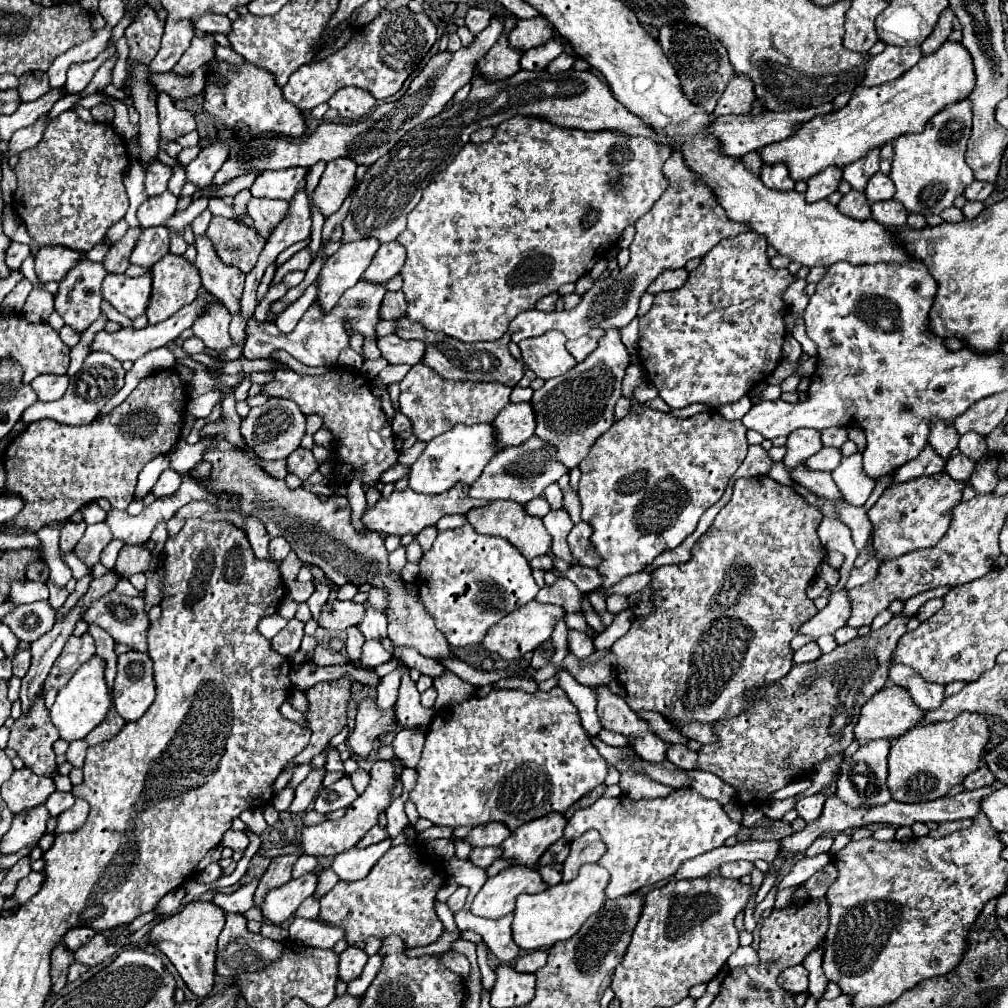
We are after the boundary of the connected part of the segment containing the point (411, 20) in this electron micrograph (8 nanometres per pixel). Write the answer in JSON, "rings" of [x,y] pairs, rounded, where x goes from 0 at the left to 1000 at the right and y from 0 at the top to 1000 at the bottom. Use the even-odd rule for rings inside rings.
{"rings":[[[402,6],[388,12],[376,12],[374,18],[348,34],[342,48],[336,48],[322,60],[307,62],[289,73],[287,81],[281,85],[281,95],[301,111],[324,101],[342,85],[360,87],[368,91],[372,99],[388,97],[398,89],[400,81],[412,71],[432,42],[434,28],[422,12],[408,12]]]}

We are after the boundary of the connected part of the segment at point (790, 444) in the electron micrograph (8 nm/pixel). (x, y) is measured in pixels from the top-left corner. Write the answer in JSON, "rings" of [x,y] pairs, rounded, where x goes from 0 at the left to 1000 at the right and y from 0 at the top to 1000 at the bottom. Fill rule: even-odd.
{"rings":[[[795,425],[791,429],[785,429],[781,433],[781,450],[777,454],[777,460],[783,466],[783,464],[799,458],[803,452],[807,452],[814,444],[816,444],[816,438],[814,438],[813,427]]]}

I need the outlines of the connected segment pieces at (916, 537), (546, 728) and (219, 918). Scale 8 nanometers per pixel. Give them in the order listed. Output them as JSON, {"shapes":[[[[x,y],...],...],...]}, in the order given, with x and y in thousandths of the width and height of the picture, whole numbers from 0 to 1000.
{"shapes":[[[[938,468],[914,472],[896,480],[884,480],[862,506],[862,514],[868,524],[866,544],[872,556],[888,556],[900,548],[930,540],[941,526],[945,504],[951,500],[957,482],[957,478],[949,478]]],[[[551,681],[545,687],[535,687],[533,685],[529,688],[521,688],[517,685],[493,685],[491,683],[481,692],[471,692],[469,690],[465,694],[457,696],[457,698],[439,702],[430,710],[428,720],[422,728],[422,742],[420,742],[420,748],[418,748],[418,754],[416,754],[416,760],[414,760],[416,774],[414,774],[414,780],[410,782],[410,786],[406,788],[406,792],[412,796],[416,810],[428,813],[432,819],[447,819],[447,821],[475,819],[475,817],[483,817],[483,815],[493,813],[493,815],[499,815],[501,819],[505,819],[505,823],[511,823],[517,817],[521,817],[525,813],[531,813],[531,812],[537,812],[545,806],[561,806],[568,796],[572,796],[576,790],[580,790],[582,786],[586,786],[590,780],[594,780],[600,774],[602,762],[604,762],[604,758],[600,756],[600,752],[588,740],[582,724],[578,724],[572,702],[568,700],[568,696],[563,692],[563,688],[557,683]]],[[[191,893],[178,907],[160,913],[148,923],[148,935],[156,938],[176,960],[186,980],[195,988],[207,988],[213,968],[213,940],[215,929],[223,919],[223,905],[211,895]]]]}

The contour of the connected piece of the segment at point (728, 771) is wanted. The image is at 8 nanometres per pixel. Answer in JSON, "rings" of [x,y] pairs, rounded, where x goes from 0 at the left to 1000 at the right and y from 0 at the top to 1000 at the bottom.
{"rings":[[[886,611],[882,619],[874,625],[864,627],[860,631],[852,631],[842,639],[830,641],[826,647],[813,651],[807,657],[787,659],[781,671],[769,675],[767,679],[759,679],[753,683],[743,685],[745,702],[735,706],[733,710],[713,714],[707,718],[707,726],[711,726],[711,734],[707,738],[695,740],[691,746],[691,764],[705,766],[729,782],[729,798],[735,802],[741,800],[761,800],[765,796],[765,788],[775,784],[787,774],[803,772],[809,758],[834,748],[846,736],[846,722],[852,714],[854,702],[862,696],[862,690],[870,688],[878,683],[880,669],[882,669],[882,655],[890,641],[890,635],[898,627],[900,613]]]}

